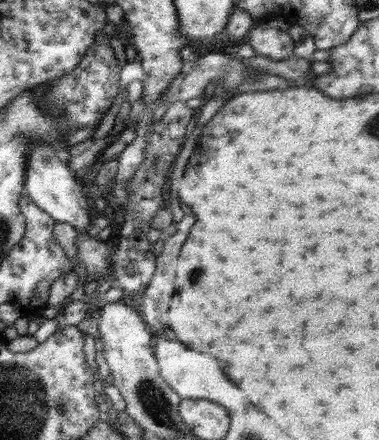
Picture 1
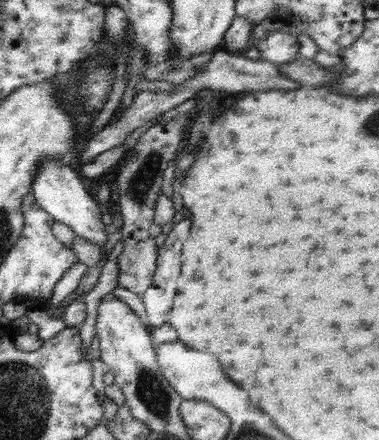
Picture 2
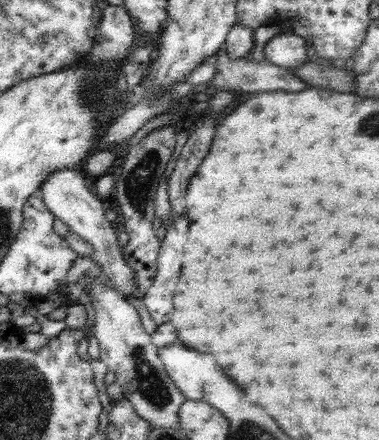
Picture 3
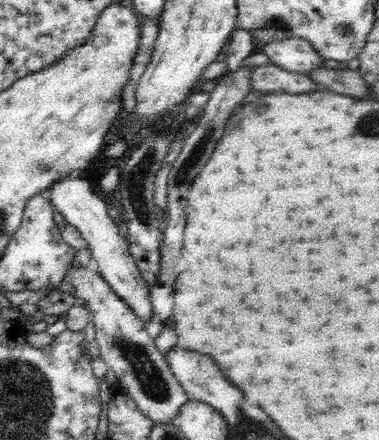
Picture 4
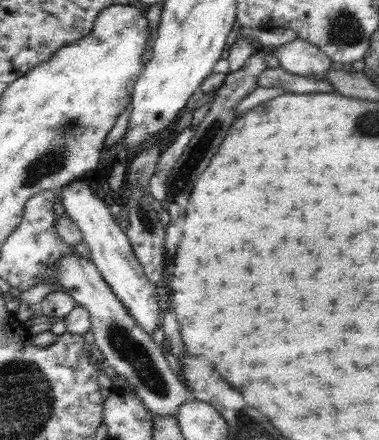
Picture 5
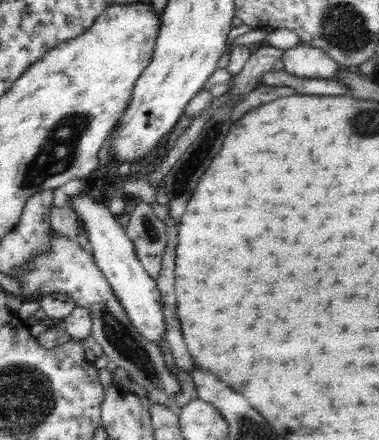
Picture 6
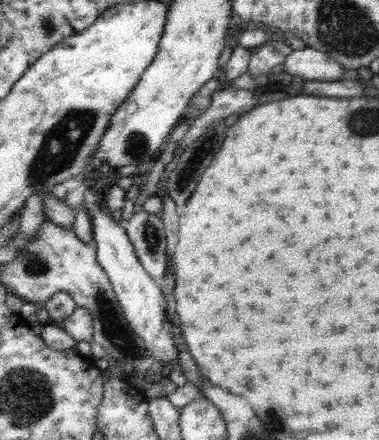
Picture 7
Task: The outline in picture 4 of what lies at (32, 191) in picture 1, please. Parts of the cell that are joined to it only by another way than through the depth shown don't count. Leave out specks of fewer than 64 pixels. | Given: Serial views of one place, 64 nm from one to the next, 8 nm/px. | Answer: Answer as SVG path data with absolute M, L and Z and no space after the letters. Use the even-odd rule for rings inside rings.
M71 174L67 178L61 178L51 190L51 202L57 208L57 212L61 212L61 216L79 228L79 232L83 234L83 238L91 244L91 252L93 252L93 260L95 260L95 268L105 276L105 280L113 286L113 290L117 294L123 296L125 302L129 302L135 312L141 316L141 320L151 320L153 314L153 294L151 294L151 286L147 284L147 280L141 274L141 268L137 266L137 260L131 258L129 252L129 240L125 240L119 234L119 220L111 218L107 208L109 204L105 200L101 200L91 182L85 178L79 178L79 174Z

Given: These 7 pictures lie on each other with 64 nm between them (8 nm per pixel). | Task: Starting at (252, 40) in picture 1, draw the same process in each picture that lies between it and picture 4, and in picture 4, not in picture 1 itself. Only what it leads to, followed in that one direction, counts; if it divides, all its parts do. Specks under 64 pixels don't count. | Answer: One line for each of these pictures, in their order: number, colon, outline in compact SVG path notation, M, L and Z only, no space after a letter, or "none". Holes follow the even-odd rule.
2: M271 32L263 40L253 40L253 46L261 52L263 60L275 62L277 66L291 64L293 60L299 58L299 40L295 34L285 34L285 32Z
3: M275 36L271 38L263 52L265 52L265 58L275 62L277 66L281 68L287 68L287 70L295 70L303 64L307 64L307 38L303 36Z
4: M295 36L281 42L271 42L263 46L259 52L265 58L269 58L275 66L281 66L297 74L309 74L313 70L319 70L325 60L309 40Z

